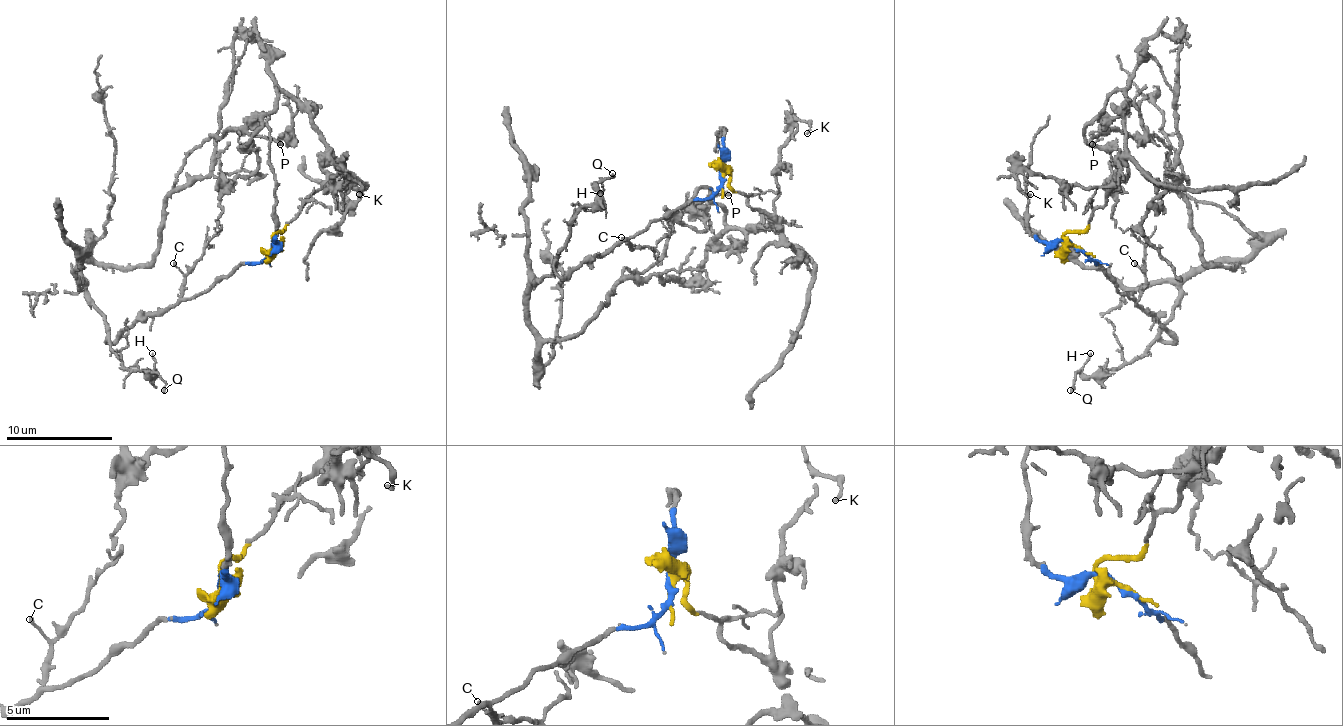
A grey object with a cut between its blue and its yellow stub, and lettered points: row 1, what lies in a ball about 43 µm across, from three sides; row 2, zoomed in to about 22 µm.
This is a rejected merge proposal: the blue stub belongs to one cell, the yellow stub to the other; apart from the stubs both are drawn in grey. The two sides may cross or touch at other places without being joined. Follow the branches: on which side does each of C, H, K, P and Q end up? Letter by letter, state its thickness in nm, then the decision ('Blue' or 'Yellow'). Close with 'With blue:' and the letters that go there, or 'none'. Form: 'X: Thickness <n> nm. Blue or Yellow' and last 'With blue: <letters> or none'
C: Thickness 130 nm. Blue
H: Thickness 140 nm. Blue
K: Thickness 150 nm. Yellow
P: Thickness 280 nm. Blue
Q: Thickness 200 nm. Blue
With blue: C, H, P, Q

